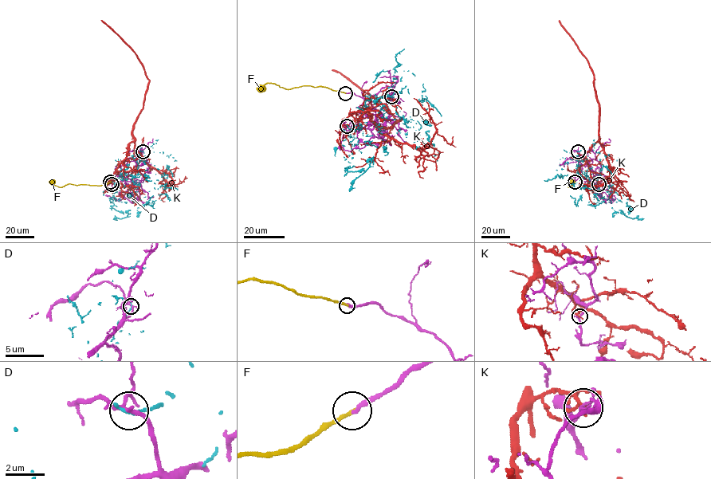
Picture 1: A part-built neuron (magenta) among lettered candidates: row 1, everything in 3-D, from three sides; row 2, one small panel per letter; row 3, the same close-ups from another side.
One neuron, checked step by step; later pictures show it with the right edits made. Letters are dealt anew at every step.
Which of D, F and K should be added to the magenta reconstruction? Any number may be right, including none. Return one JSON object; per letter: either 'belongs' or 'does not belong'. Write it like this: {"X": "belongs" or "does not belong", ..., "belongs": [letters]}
{"D": "does not belong", "F": "belongs", "K": "does not belong", "belongs": ["F"]}

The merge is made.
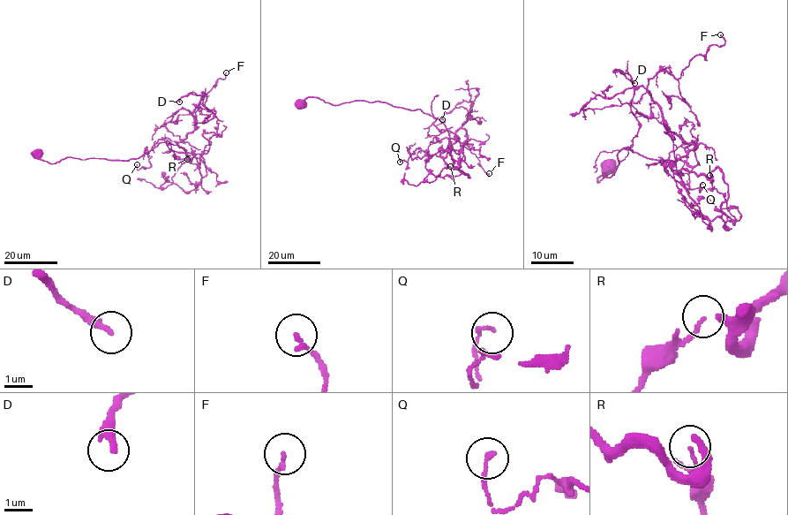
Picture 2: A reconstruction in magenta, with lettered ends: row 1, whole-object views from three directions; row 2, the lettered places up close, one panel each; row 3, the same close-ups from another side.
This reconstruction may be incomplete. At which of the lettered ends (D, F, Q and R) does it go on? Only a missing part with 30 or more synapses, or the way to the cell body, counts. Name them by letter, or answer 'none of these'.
none of these

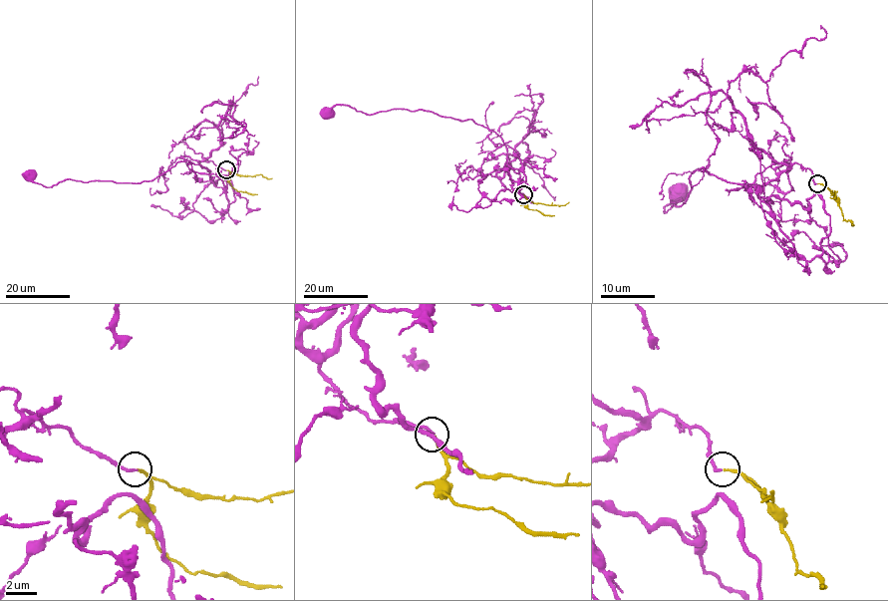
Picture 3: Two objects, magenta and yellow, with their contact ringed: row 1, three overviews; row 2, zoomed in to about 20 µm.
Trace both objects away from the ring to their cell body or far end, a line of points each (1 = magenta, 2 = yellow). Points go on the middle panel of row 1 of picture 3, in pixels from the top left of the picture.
1: (523, 194), (500, 181), (507, 154), (500, 137), (472, 120), (426, 111), (365, 114), (343, 105), (328, 113)
2: (523, 195), (529, 209), (554, 215)

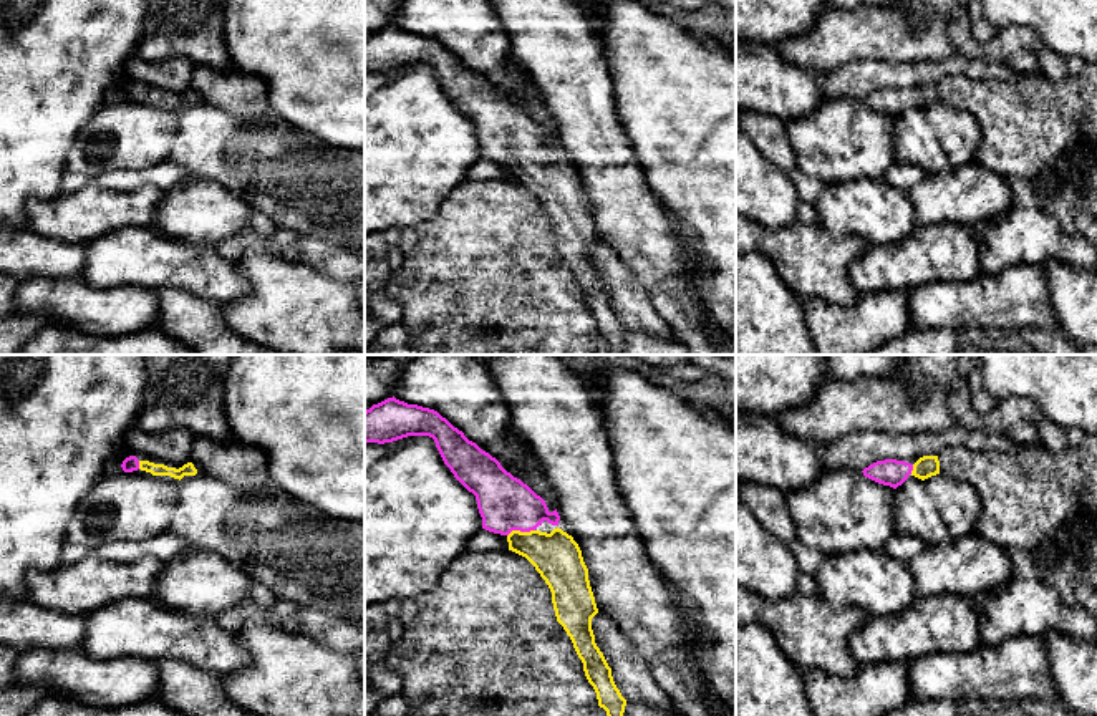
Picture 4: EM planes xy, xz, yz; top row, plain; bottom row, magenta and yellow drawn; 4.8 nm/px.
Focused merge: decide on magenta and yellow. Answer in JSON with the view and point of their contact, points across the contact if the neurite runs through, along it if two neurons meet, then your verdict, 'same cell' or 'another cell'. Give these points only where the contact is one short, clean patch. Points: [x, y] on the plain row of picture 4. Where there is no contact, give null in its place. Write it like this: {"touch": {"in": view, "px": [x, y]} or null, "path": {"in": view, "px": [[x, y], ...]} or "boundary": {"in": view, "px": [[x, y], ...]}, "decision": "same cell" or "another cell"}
{"touch": {"in": "xz", "px": [521, 159]}, "path": {"in": "xz", "px": [[504, 131], [517, 145], [521, 159], [537, 176], [557, 186]]}, "decision": "same cell"}

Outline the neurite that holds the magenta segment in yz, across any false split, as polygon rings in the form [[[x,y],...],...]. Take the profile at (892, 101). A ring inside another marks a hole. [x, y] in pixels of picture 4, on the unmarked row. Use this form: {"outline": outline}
{"outline": [[[923,85],[915,93],[885,88],[870,93],[862,101],[865,106],[878,113],[896,118],[908,108],[910,103],[921,109],[940,103],[940,90],[938,85]]]}

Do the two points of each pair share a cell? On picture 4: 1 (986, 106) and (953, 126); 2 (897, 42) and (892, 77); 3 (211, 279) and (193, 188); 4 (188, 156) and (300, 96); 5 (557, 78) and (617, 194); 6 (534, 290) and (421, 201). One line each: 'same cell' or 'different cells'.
1: different cells
2: different cells
3: different cells
4: different cells
5: same cell
6: different cells

